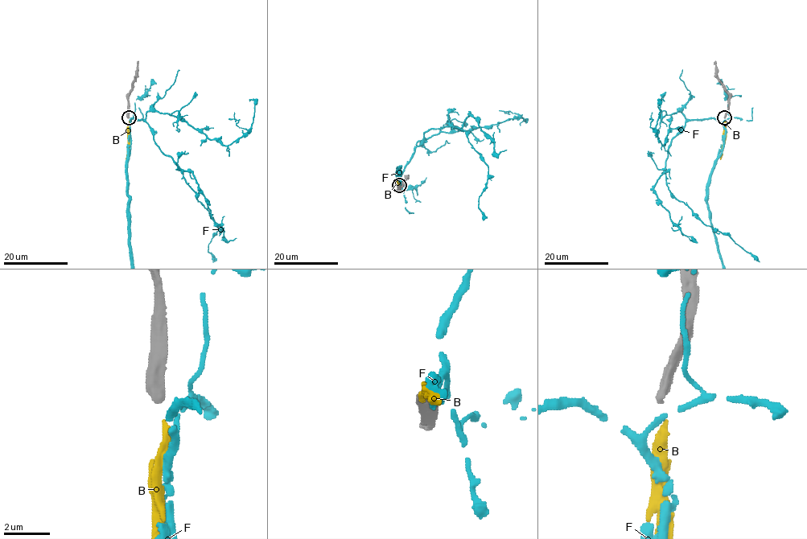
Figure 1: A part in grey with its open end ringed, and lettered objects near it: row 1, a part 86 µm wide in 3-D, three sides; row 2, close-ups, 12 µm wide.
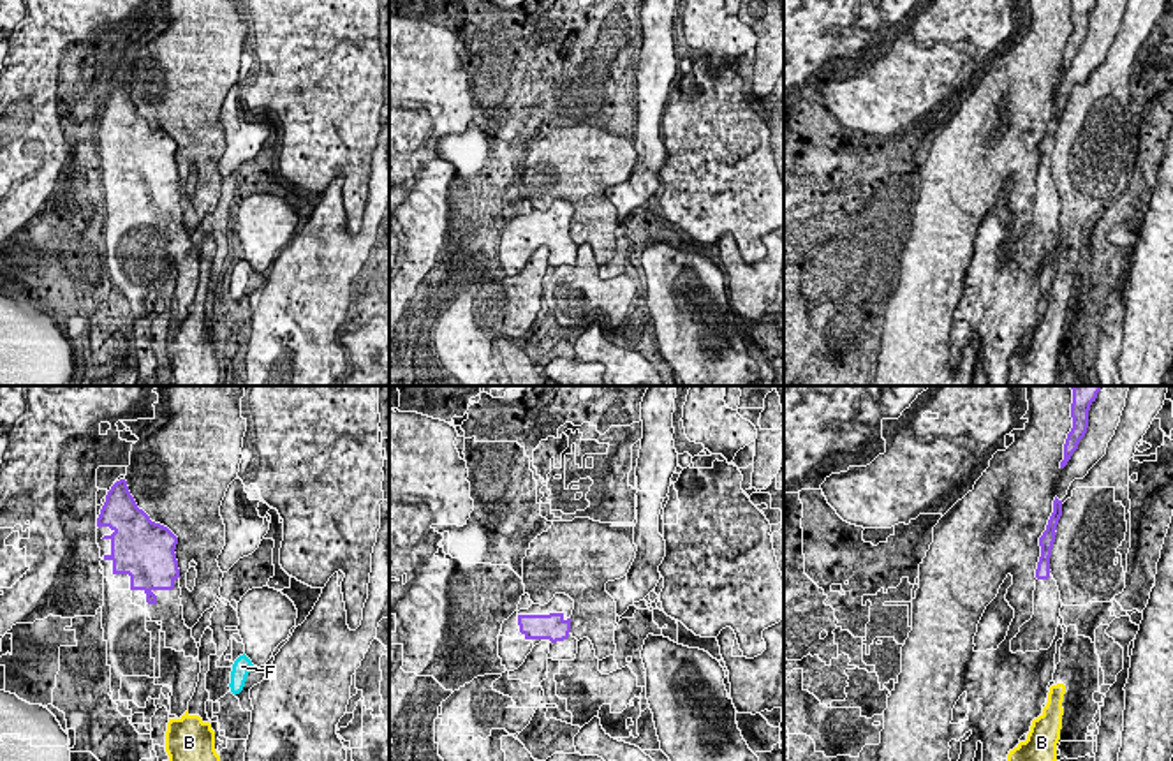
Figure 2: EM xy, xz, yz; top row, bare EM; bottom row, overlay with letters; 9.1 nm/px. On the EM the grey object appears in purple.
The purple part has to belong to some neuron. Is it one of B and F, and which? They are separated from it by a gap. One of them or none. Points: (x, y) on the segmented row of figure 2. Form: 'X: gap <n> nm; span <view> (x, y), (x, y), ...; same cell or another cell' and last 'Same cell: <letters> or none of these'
B: gap 950 nm; span yz (1047, 578), (1057, 684); another cell
F: gap 850 nm; span xy (171, 589), (240, 656); same cell
Same cell: F

